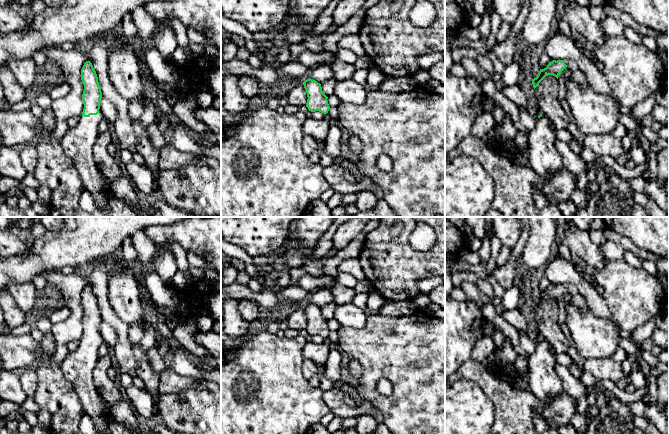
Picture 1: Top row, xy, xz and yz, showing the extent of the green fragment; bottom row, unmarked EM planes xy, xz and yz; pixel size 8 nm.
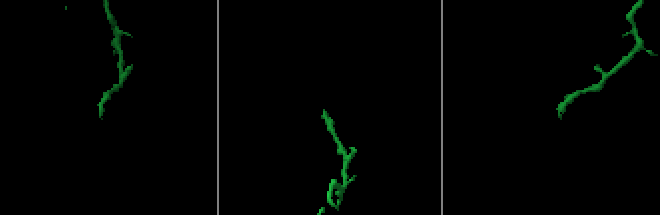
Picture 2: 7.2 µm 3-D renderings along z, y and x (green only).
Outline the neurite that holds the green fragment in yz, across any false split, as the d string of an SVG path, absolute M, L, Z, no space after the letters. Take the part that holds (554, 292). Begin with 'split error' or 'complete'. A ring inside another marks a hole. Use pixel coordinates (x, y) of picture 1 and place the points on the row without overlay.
complete; M553 284L550 286L546 292L540 293L536 302L532 303L532 308L534 313L539 309L539 307L548 299L553 299L557 303L559 298L567 291L564 284Z

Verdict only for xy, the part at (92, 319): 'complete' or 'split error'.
split error

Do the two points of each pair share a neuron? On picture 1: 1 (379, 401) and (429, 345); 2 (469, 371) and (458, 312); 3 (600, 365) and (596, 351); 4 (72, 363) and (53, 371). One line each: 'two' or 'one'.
1: one
2: two
3: two
4: two

